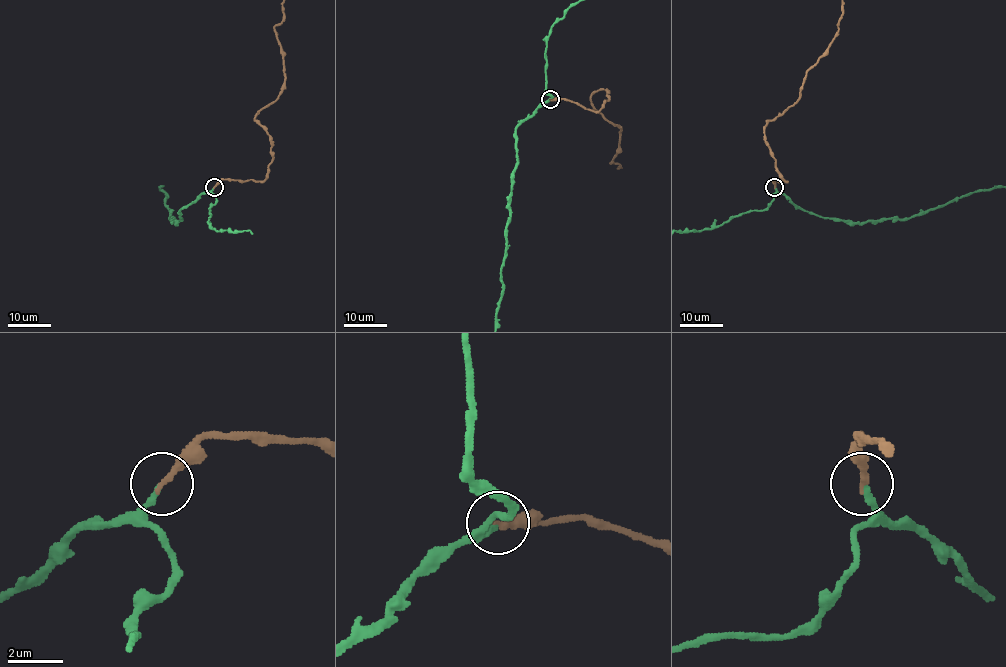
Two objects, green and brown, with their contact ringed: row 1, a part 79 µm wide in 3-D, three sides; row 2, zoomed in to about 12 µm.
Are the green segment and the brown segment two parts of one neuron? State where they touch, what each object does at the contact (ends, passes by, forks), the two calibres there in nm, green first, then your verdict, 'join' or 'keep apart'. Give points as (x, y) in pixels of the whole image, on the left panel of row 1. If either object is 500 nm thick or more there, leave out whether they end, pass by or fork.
at (214, 187); green ends there; brown ends there; 200 nm thick on the green side, 240 nm on the other; join

